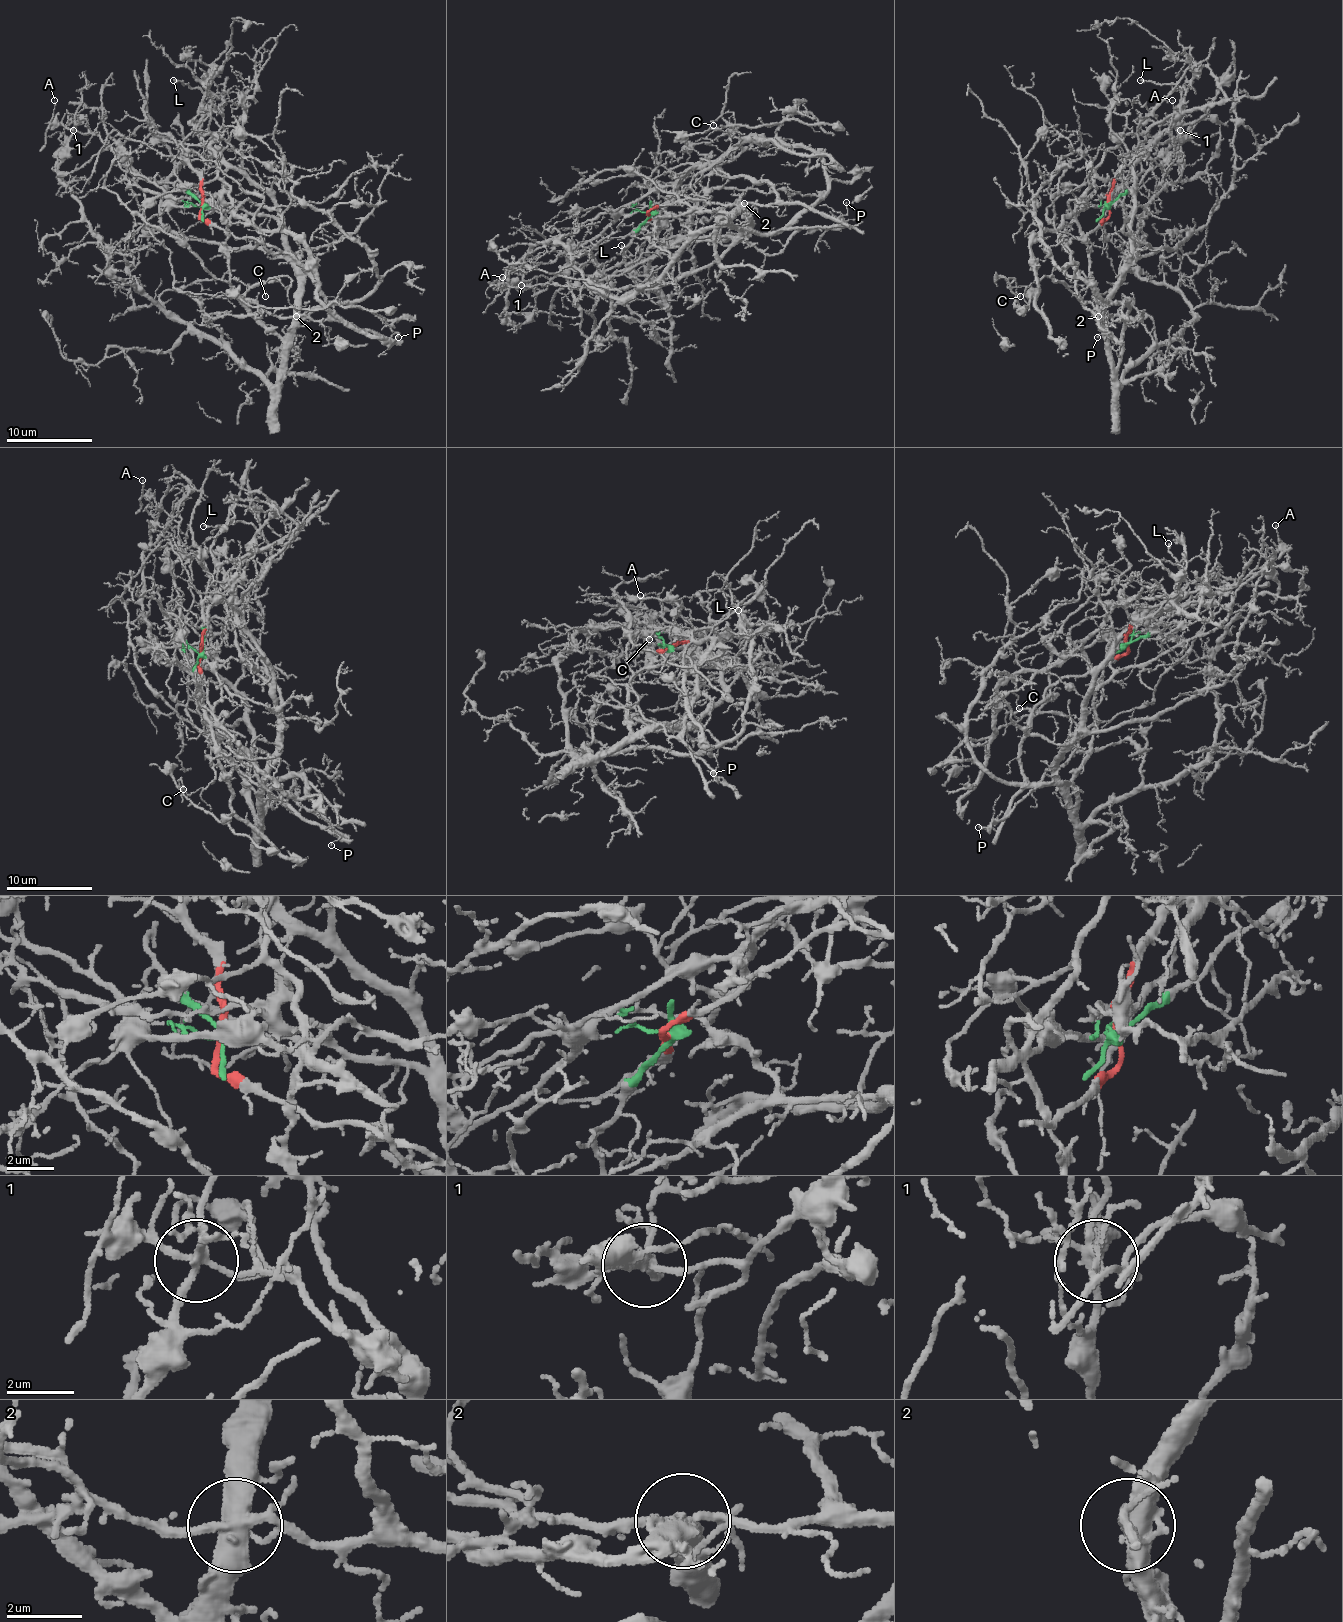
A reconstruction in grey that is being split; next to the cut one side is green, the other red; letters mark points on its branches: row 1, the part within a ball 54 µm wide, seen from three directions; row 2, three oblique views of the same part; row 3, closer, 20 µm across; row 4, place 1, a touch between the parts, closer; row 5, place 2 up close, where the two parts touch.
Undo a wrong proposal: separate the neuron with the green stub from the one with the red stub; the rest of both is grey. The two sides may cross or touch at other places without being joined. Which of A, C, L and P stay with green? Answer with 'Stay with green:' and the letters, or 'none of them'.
Stay with green: none of them

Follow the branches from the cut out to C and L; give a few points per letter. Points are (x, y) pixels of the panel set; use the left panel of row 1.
C: (203, 205), (203, 220), (276, 246), (329, 312), (246, 301), (286, 276), (265, 297)
L: (203, 205), (201, 175), (188, 160), (203, 156), (211, 136), (201, 132), (203, 96), (196, 87), (173, 81)

